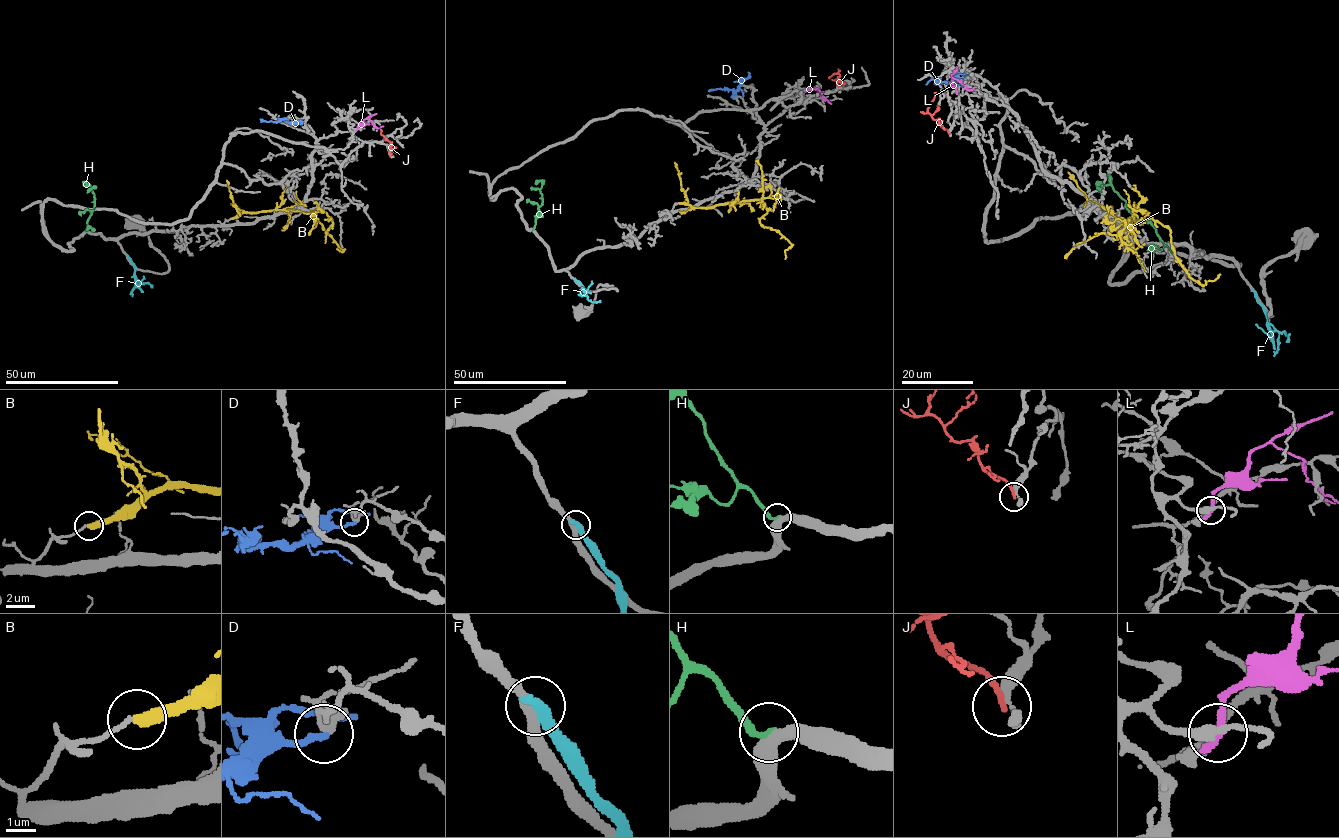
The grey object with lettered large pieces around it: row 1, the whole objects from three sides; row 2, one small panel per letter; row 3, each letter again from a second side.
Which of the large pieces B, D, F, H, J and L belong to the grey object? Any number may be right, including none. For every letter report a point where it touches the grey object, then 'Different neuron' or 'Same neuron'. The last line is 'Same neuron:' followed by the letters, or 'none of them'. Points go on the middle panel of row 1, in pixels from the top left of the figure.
B: Touches grey at (679, 203). Different neuron
D: Touches grey at (736, 96). Different neuron
F: Touches grey at (575, 280). Different neuron
H: Touches grey at (533, 229). Different neuron
J: Touches grey at (838, 87). Different neuron
L: Touches grey at (805, 91). Different neuron
Same neuron: none of them

